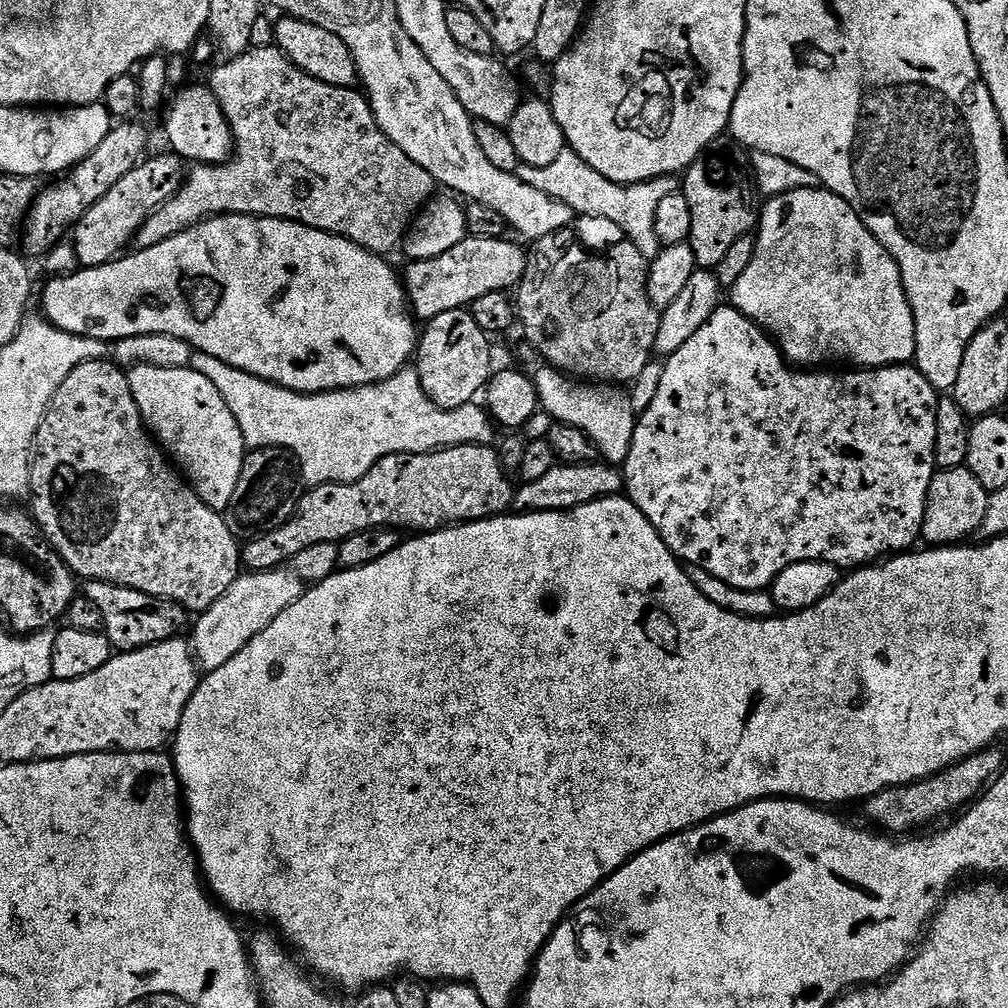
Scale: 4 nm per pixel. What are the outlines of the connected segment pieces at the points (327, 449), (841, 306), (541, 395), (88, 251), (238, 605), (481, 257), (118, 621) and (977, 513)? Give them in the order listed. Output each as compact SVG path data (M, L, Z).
M205 352L195 353L194 367L198 374L214 382L218 394L222 394L222 402L230 406L230 414L234 414L238 430L242 430L245 449L287 448L300 461L300 471L308 486L349 484L365 476L379 460L390 454L434 452L437 448L452 448L456 444L492 444L497 439L494 421L481 405L479 408L479 403L473 402L449 412L434 406L422 390L422 382L412 366L405 366L401 372L380 384L310 393L286 390L254 374L226 366L226 362L210 358L210 354Z
M827 188L794 189L786 193L779 193L767 201L768 205L760 208L760 219L755 229L756 249L752 255L750 266L738 278L736 285L730 289L731 307L738 309L746 318L750 318L758 327L764 329L769 336L773 337L784 353L784 359L792 366L828 366L831 360L849 360L849 365L857 369L887 368L890 364L907 364L916 355L916 323L912 307L908 301L908 295L904 289L904 283L900 277L900 268L894 262L894 258L878 242L874 234L854 214L854 210L838 194L829 192Z
M540 366L534 372L540 408L549 412L558 424L578 426L596 443L596 451L607 463L623 465L630 454L638 414L632 405L632 397L623 387L603 382L581 382L569 378L559 368Z
M175 154L167 155L157 160L148 158L137 164L130 170L130 174L126 174L126 178L106 190L106 194L102 194L102 198L98 198L98 202L94 202L94 206L84 212L70 236L80 268L111 264L127 249L124 248L127 244L131 245L135 241L136 232L148 221L150 214L176 195L186 179L186 164Z
M291 570L245 571L236 579L234 586L230 586L230 590L226 590L226 594L222 594L222 598L214 602L214 606L199 613L197 620L200 621L197 622L196 629L194 624L192 636L190 635L197 665L205 673L218 670L218 666L226 666L226 662L230 662L230 658L234 658L234 654L238 654L238 650L242 650L242 646L250 642L250 638L262 634L262 630L266 630L266 626L270 626L270 622L274 622L274 618L278 618L282 610L294 606L294 602L302 598L305 590L304 581L299 580Z
M465 235L463 238L457 239L455 246L449 252L438 254L438 258L411 261L407 265L409 268L402 272L402 283L405 292L408 293L408 303L415 319L427 322L438 318L438 314L446 314L446 310L468 308L478 298L483 298L485 294L515 289L524 276L527 261L525 249L511 244L508 238L495 240L494 238Z
M101 580L87 581L82 592L90 598L90 602L94 602L94 606L98 606L104 623L102 631L117 653L132 652L136 648L145 648L147 644L157 644L163 640L175 640L183 633L180 631L184 627L189 627L188 609L173 600L154 598L150 594Z
M967 466L963 468L945 468L937 471L930 482L924 511L923 539L932 546L951 546L967 541L968 535L979 533L986 518L990 493L974 478Z

